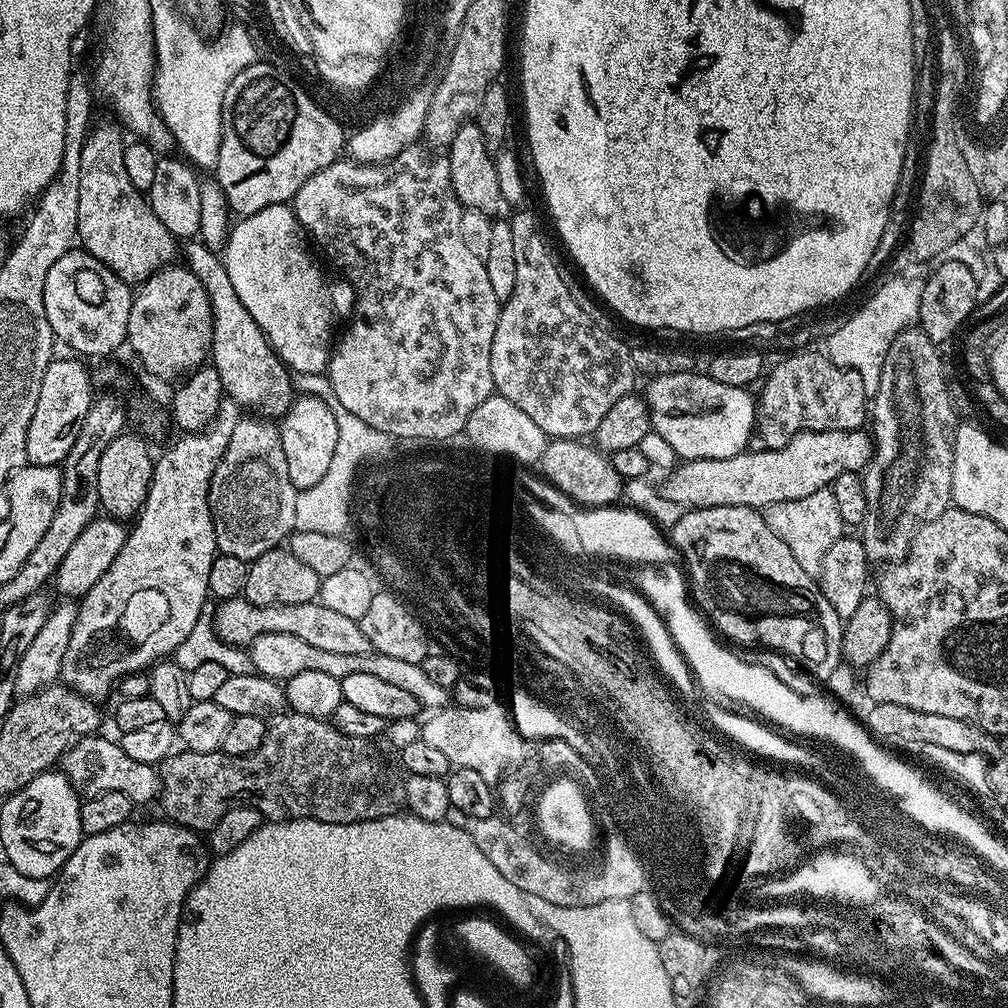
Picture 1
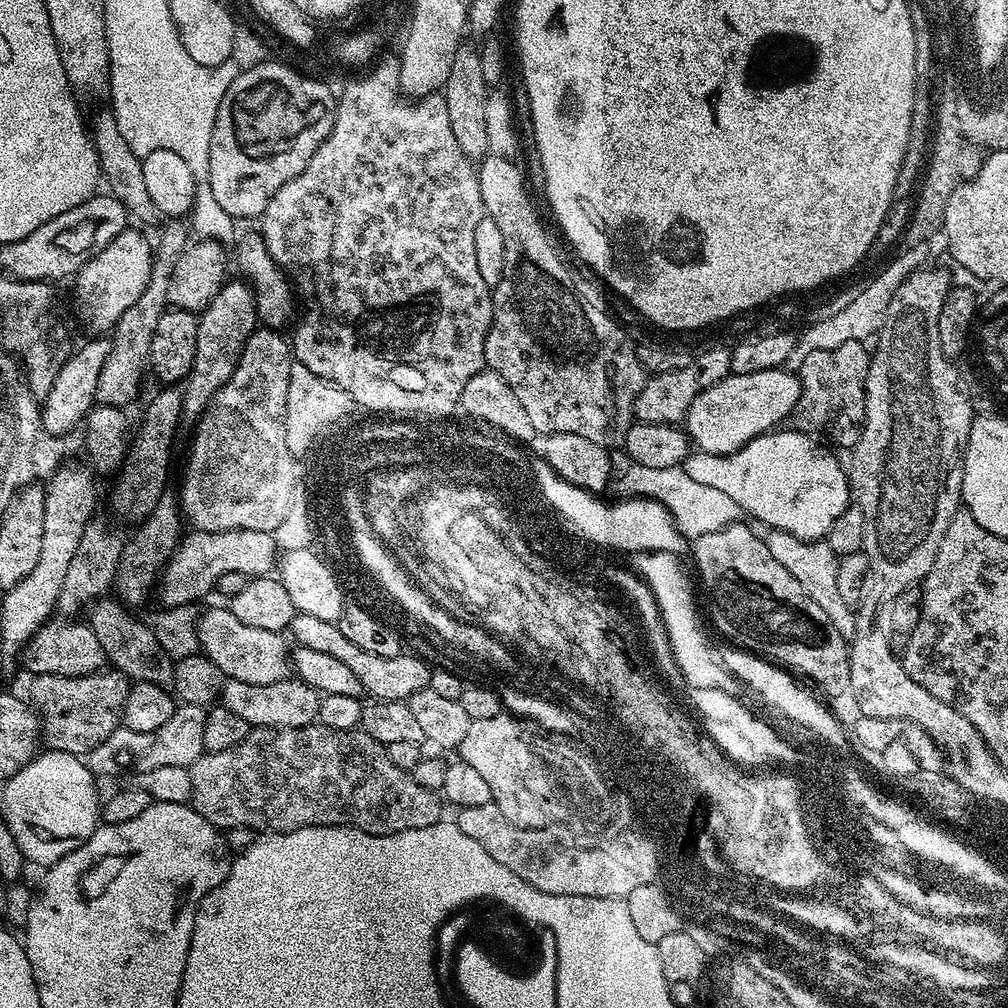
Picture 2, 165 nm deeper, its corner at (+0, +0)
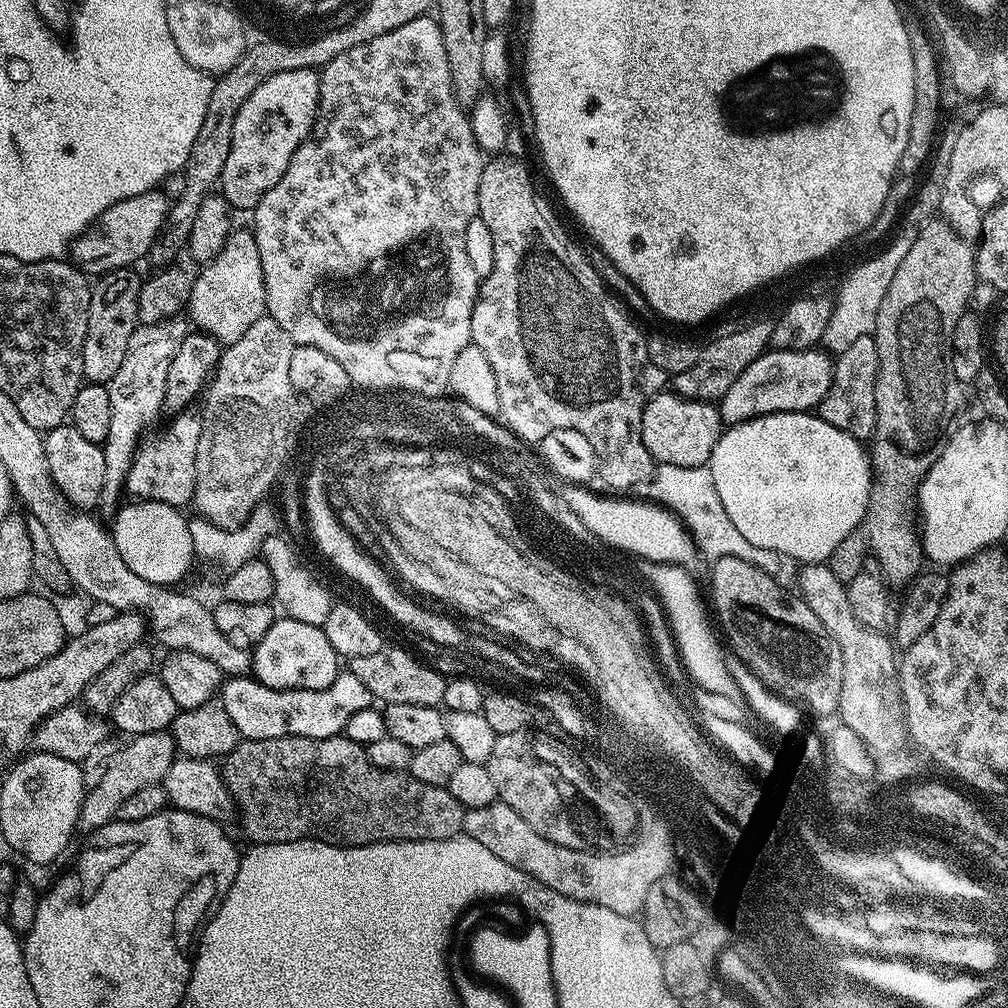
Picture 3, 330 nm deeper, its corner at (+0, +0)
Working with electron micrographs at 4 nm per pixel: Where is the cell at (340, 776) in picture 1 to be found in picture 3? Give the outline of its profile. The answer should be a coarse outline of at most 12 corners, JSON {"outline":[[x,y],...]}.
{"outline":[[241,739],[222,775],[249,841],[452,840],[447,788],[365,745]]}

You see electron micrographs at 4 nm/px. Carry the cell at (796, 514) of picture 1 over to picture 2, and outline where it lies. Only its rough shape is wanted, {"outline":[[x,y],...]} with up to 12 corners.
{"outline":[[776,529],[765,535],[782,563],[845,639],[856,629],[844,602],[840,558],[827,541]]}

